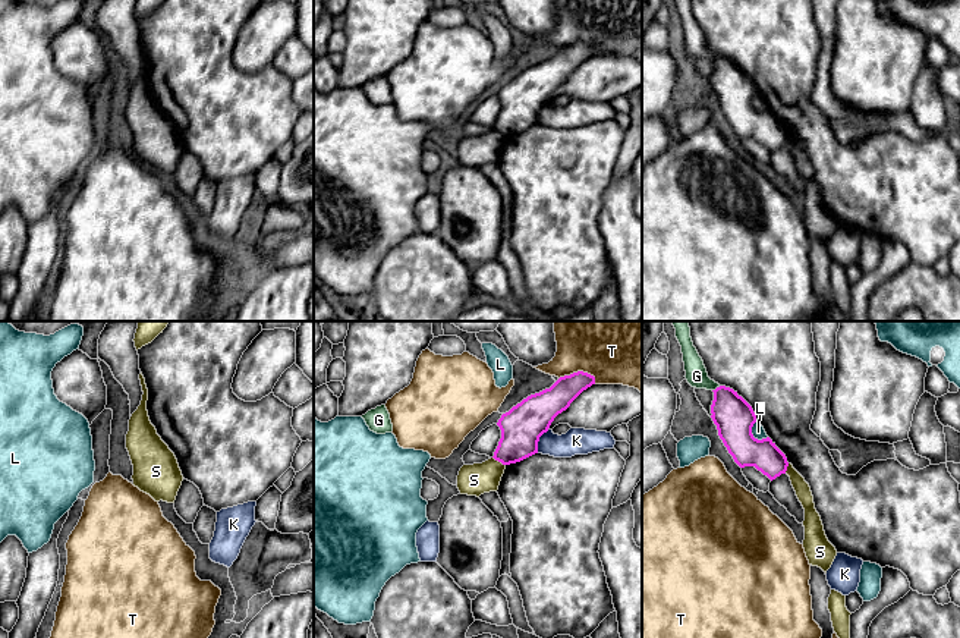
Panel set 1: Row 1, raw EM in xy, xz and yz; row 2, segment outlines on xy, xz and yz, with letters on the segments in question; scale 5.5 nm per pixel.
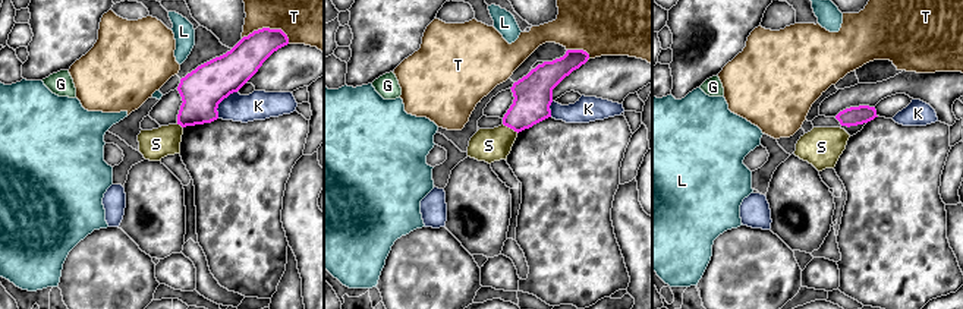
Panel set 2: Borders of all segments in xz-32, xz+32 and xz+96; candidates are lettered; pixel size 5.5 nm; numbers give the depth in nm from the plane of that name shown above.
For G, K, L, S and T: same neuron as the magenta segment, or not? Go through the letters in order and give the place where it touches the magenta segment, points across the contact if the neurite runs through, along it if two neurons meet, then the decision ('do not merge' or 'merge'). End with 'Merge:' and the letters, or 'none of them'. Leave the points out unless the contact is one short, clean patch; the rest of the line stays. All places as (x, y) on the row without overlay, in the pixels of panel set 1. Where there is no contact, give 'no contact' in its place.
G: contact yz (717, 59); do not merge
K: contact xz (538, 112); do not merge
L: contact yz (752, 106); border yz (757, 91), (752, 106), (758, 110), (765, 110); do not merge
S: contact xz (499, 132); border xz (493, 128), (504, 137); do not merge
T: contact xz (579, 43); do not merge
Merge: none of them

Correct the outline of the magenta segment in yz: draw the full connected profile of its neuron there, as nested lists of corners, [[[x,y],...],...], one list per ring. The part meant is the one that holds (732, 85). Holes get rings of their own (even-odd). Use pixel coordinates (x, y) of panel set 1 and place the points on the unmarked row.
[[[720,57],[714,63],[711,89],[718,107],[740,138],[755,138],[771,153],[786,145],[786,126],[767,109],[758,111],[752,98],[758,92],[752,78],[730,59]]]

